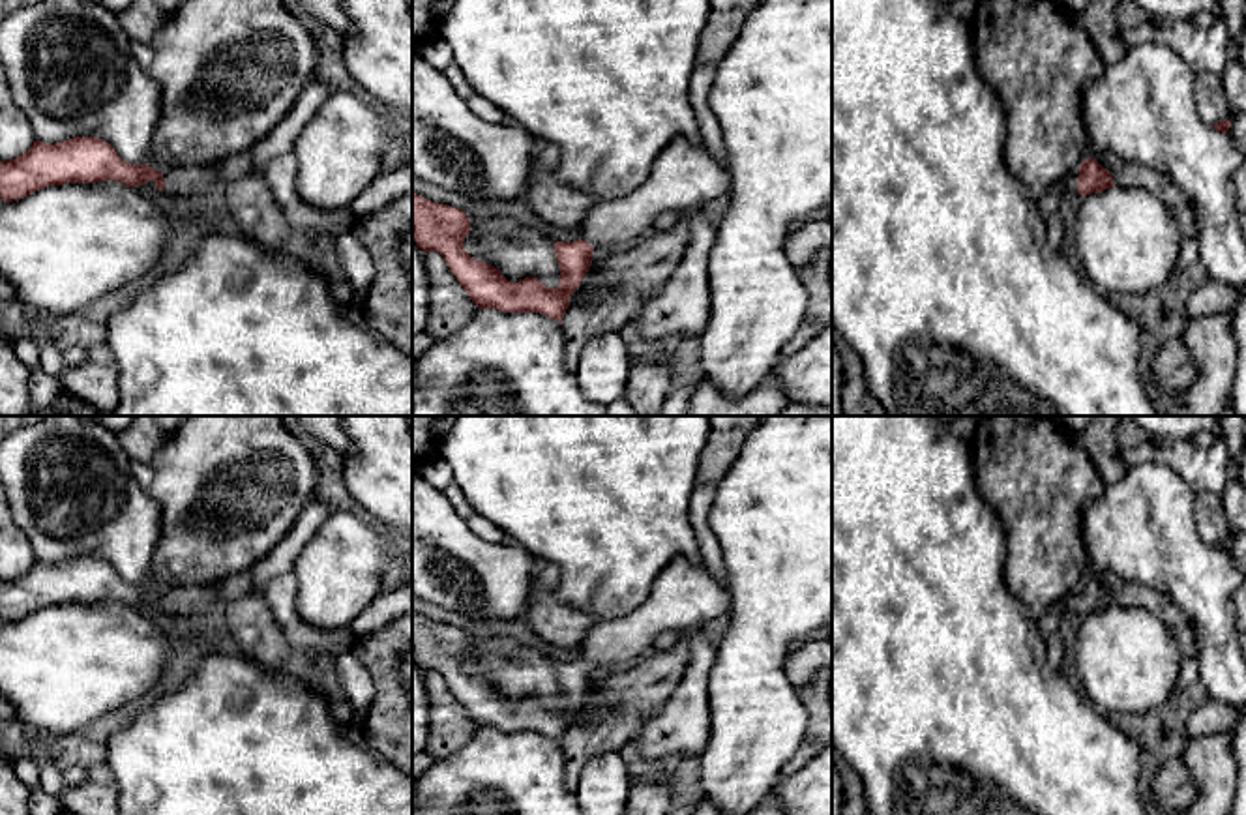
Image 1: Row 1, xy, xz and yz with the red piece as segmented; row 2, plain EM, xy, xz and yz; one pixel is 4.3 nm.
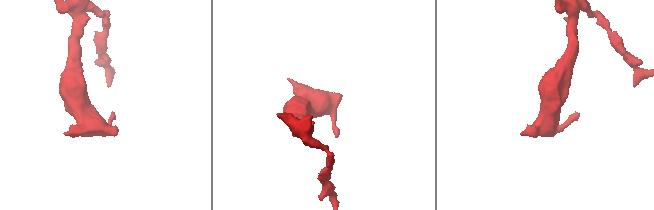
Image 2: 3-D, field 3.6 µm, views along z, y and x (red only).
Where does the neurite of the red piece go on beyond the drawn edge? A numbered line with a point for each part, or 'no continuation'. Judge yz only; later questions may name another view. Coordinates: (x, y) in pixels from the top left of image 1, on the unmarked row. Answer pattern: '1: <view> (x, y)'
1: yz (1048, 622)

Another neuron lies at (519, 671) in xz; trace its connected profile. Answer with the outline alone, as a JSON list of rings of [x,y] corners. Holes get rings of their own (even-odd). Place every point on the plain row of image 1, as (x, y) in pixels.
[[[497,628],[461,630],[470,639],[463,667],[472,678],[495,686],[512,703],[538,697],[549,708],[560,704],[555,659],[498,633]]]

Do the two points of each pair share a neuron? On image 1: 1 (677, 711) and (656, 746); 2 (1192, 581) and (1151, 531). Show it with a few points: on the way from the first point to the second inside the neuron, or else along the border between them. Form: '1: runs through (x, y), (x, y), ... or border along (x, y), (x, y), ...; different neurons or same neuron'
1: runs through (673, 720), (660, 737); same neuron
2: runs through (1183, 568), (1158, 544); same neuron

